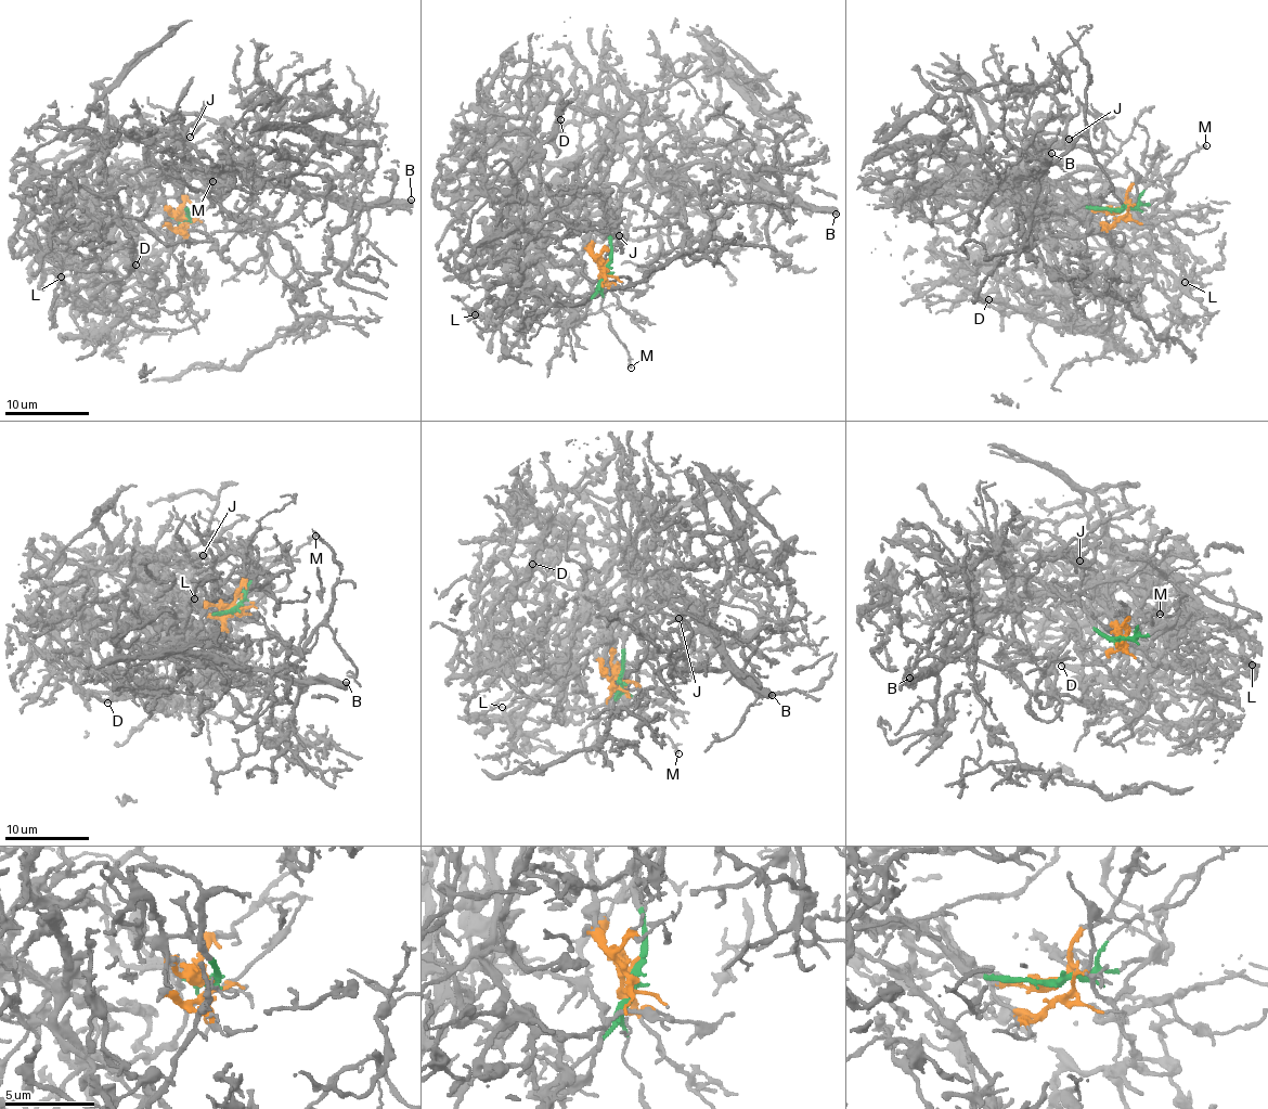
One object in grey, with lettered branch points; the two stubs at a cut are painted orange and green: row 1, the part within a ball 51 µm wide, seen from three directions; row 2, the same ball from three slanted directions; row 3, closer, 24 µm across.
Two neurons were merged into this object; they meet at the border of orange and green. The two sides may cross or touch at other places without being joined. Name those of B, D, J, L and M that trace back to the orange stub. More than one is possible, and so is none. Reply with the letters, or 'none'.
D, J, L

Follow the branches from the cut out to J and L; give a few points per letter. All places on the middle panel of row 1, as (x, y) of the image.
J: (606, 269), (592, 254), (586, 213), (580, 205), (580, 197), (629, 213), (629, 227), (620, 236)
L: (606, 269), (602, 266), (615, 282), (582, 295), (565, 296), (529, 259), (505, 275), (470, 311), (475, 314)

